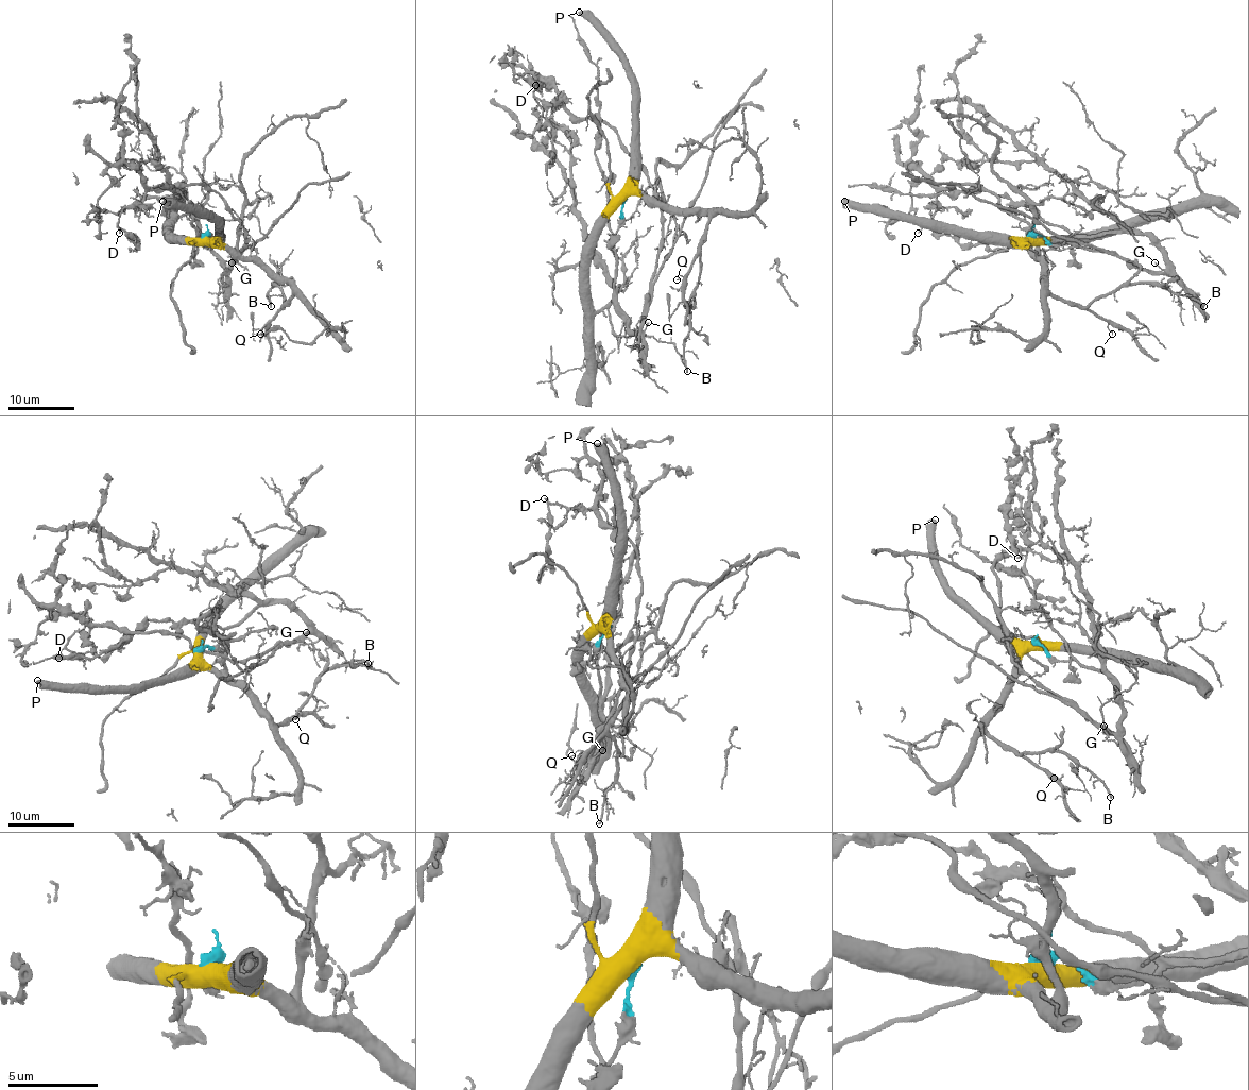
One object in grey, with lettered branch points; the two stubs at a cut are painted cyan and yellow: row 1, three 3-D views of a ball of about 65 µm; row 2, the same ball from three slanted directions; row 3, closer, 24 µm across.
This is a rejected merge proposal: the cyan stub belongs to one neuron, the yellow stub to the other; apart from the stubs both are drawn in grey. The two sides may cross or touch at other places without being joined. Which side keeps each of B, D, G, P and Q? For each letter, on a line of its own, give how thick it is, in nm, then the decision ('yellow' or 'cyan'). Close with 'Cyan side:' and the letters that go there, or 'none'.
B: 190 nm | yellow
D: 140 nm | cyan
G: 110 nm | cyan
P: 500 nm | yellow
Q: 100 nm | yellow
Cyan side: D, G

